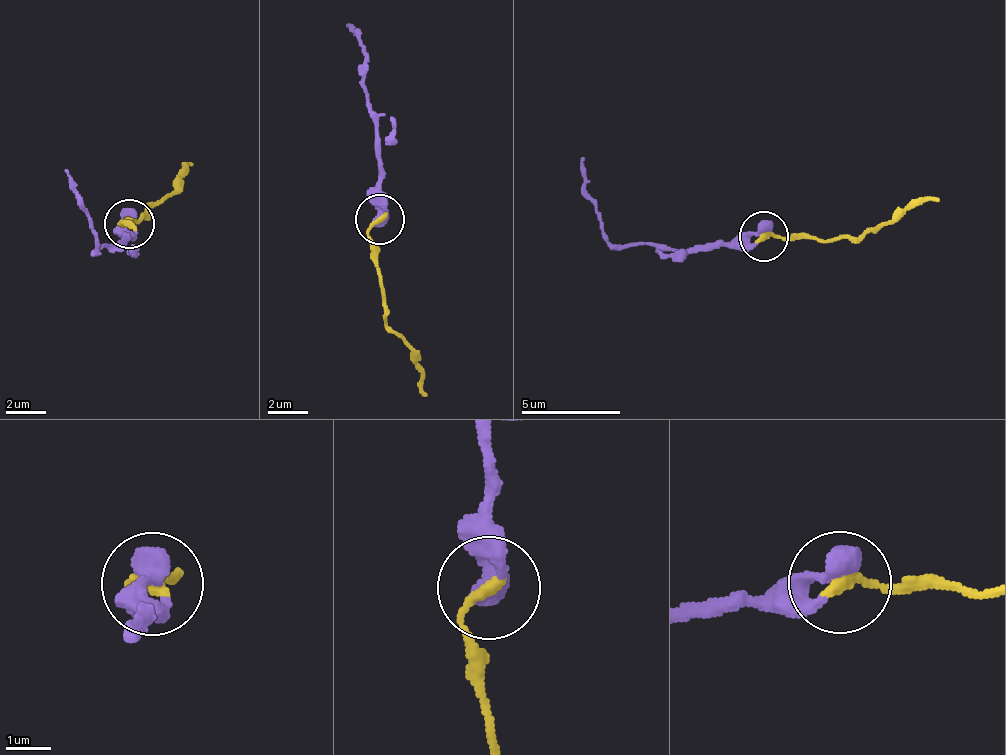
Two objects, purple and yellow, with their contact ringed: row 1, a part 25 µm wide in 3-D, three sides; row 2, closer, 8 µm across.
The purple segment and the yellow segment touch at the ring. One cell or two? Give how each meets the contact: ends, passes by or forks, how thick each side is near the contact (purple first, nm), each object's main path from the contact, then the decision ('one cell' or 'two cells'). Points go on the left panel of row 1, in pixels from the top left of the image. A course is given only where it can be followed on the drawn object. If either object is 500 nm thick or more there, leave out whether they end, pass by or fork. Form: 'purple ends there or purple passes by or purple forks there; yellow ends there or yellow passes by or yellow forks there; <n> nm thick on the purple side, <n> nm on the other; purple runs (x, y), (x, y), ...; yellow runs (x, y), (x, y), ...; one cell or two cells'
550 nm thick on the purple side, 300 nm on the other; purple runs (130, 222), (117, 244), (97, 252), (79, 186), (63, 171); yellow runs (130, 222), (147, 212), (191, 161); one cell

